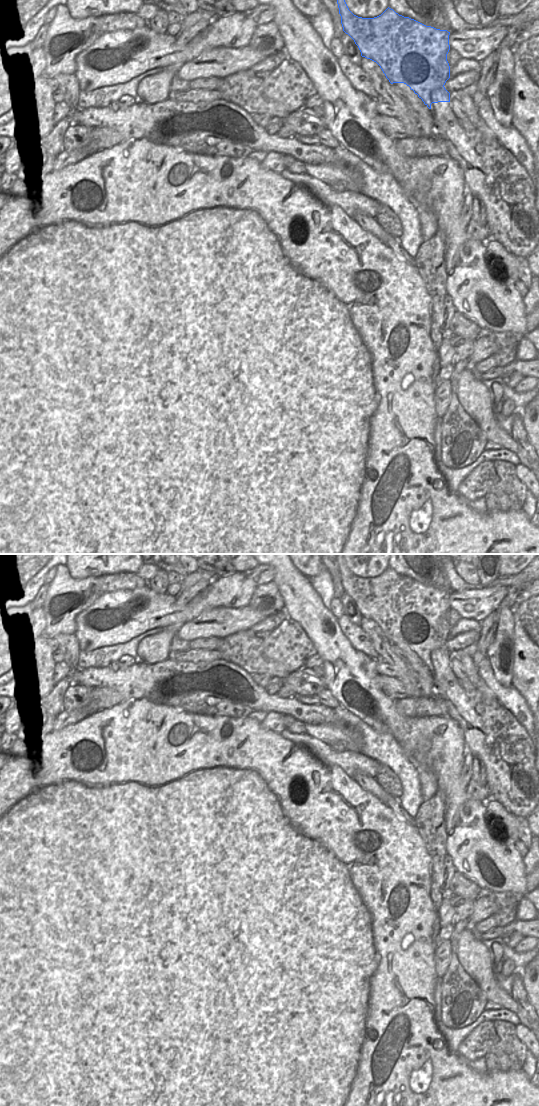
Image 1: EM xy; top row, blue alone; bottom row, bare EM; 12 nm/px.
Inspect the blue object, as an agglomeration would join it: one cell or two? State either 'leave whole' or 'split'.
split

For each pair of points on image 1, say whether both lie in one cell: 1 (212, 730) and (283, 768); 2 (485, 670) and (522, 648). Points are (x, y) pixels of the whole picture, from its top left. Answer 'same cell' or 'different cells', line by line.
1: same cell
2: different cells

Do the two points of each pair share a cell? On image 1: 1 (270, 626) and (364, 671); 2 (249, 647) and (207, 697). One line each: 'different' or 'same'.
1: different
2: different

